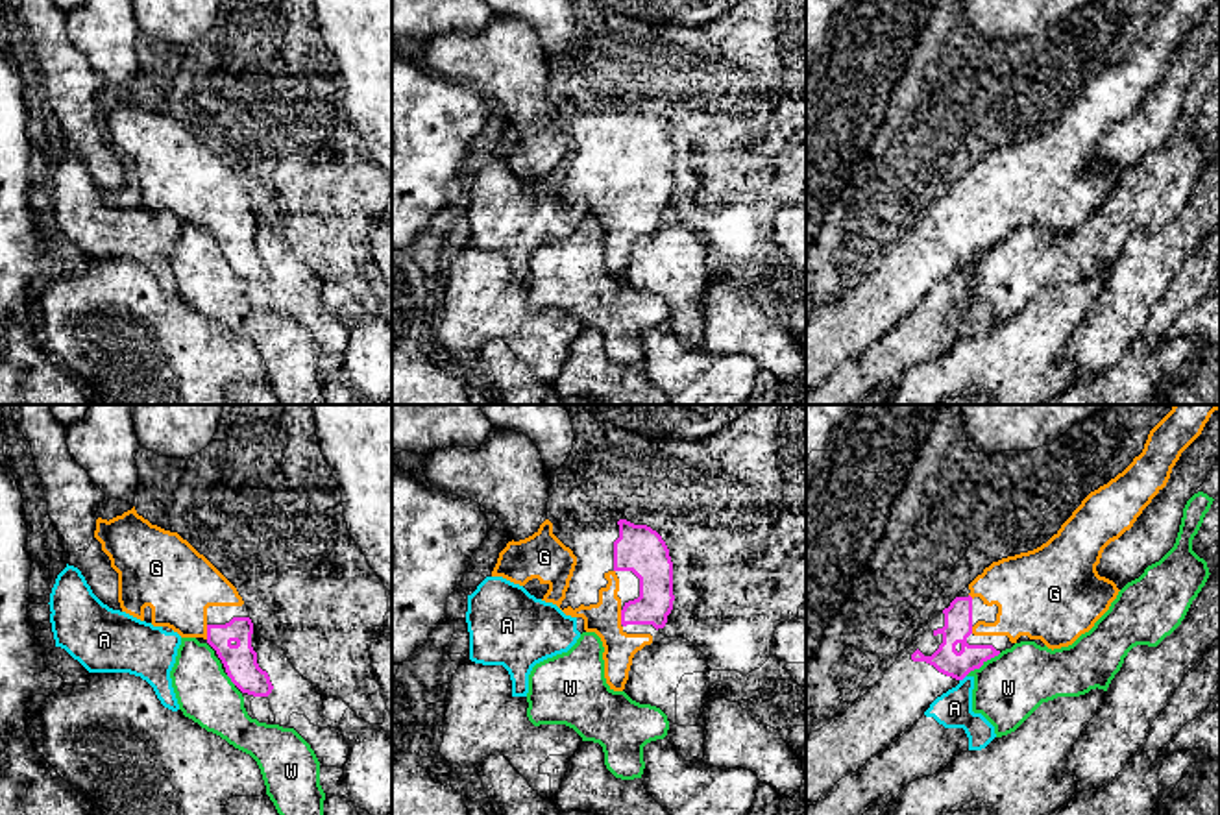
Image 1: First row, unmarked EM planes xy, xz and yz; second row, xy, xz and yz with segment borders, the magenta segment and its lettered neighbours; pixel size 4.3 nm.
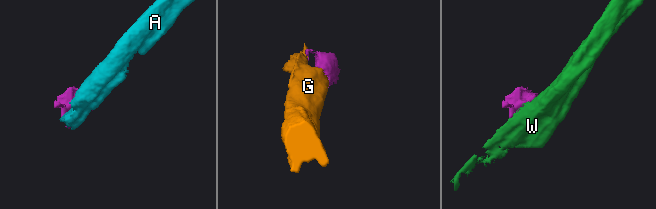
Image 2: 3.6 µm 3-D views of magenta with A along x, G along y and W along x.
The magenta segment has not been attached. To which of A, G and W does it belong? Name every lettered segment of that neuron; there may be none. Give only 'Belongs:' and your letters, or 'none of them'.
Belongs: G

